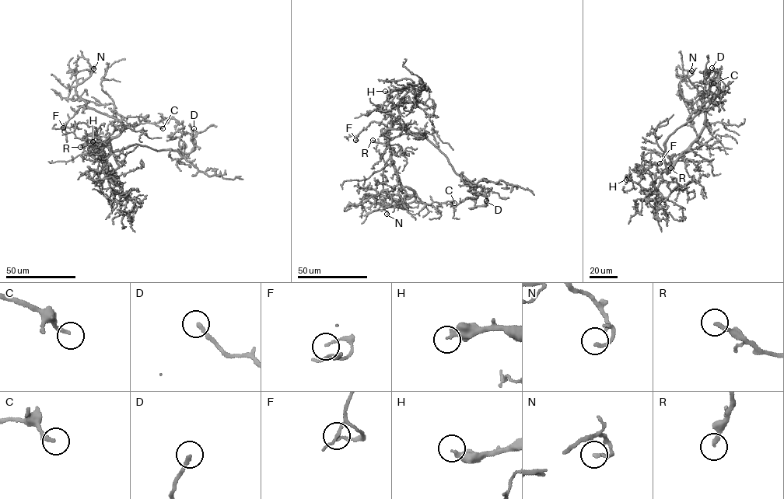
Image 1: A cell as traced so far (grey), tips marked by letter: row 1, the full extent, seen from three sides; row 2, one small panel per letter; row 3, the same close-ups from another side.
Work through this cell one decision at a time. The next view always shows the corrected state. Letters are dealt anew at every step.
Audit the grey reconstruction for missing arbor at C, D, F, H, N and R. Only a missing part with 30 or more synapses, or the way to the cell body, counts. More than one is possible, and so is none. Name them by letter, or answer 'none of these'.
D, H, R

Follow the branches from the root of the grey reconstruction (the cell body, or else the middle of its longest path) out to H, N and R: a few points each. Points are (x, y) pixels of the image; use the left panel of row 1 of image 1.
H: (92, 155), (93, 157), (99, 157), (107, 170), (106, 175), (118, 166), (105, 144), (92, 141)
N: (92, 155), (121, 128), (117, 120), (89, 108), (77, 94), (77, 85), (91, 74), (90, 65), (93, 68)
R: (92, 155), (96, 151), (96, 145), (89, 144), (80, 147)

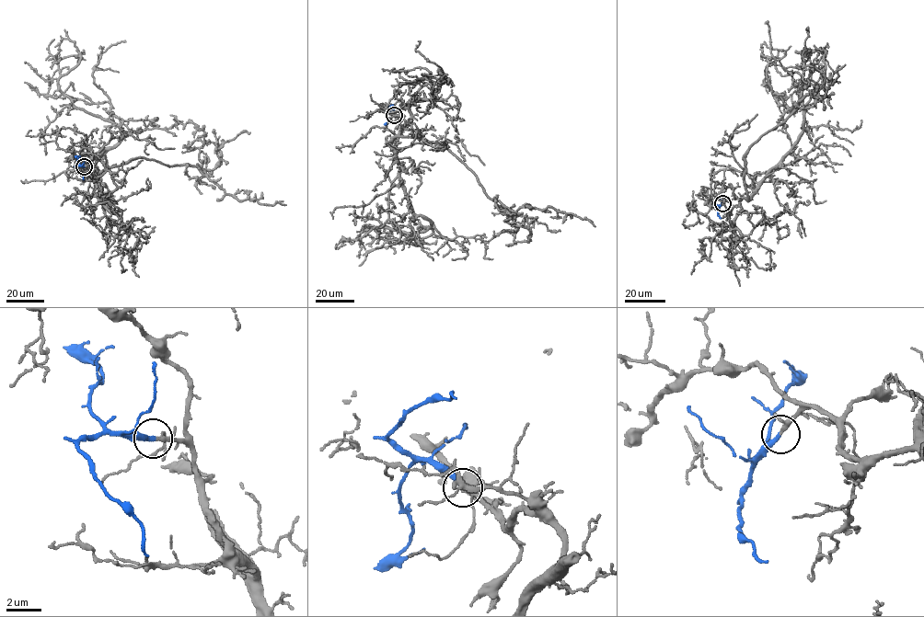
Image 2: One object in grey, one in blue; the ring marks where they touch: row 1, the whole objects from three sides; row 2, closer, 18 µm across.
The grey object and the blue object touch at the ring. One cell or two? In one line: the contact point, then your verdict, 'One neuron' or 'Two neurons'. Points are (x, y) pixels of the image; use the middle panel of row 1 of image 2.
Place: (394, 115). One neuron

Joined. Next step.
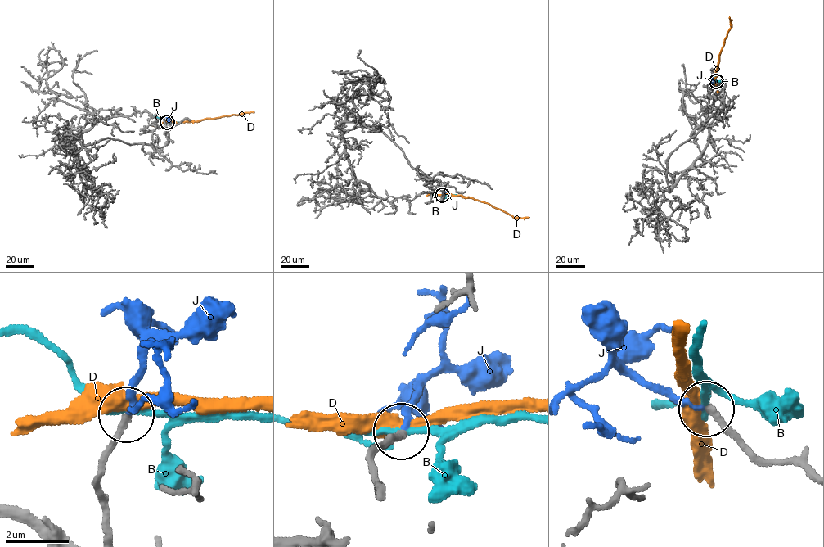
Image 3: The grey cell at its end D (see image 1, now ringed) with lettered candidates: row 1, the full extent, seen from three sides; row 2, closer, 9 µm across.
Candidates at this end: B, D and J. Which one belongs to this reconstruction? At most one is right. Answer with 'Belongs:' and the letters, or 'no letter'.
Belongs: J

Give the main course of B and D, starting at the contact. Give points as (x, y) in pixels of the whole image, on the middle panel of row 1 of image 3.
B: (443, 195), (429, 194)
D: (443, 195), (471, 197), (488, 203), (514, 218), (529, 217)

